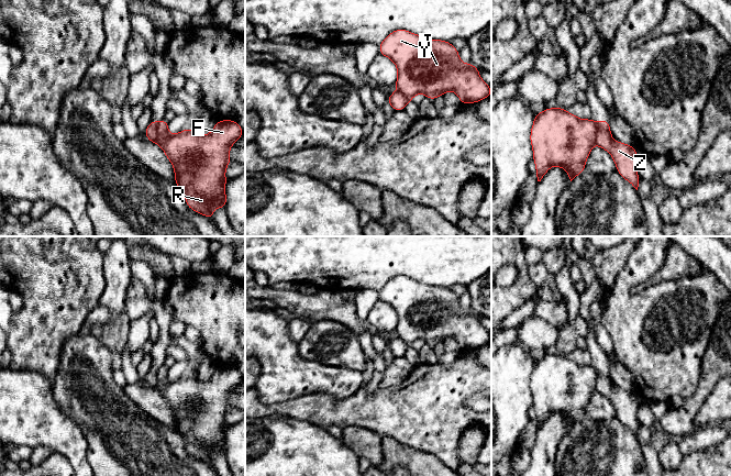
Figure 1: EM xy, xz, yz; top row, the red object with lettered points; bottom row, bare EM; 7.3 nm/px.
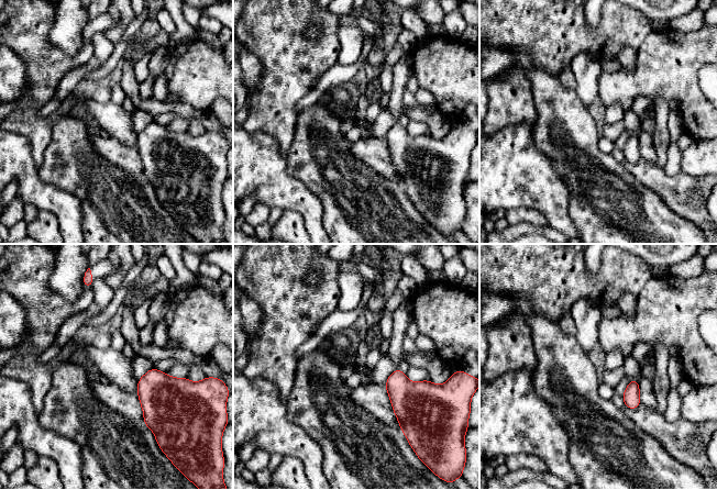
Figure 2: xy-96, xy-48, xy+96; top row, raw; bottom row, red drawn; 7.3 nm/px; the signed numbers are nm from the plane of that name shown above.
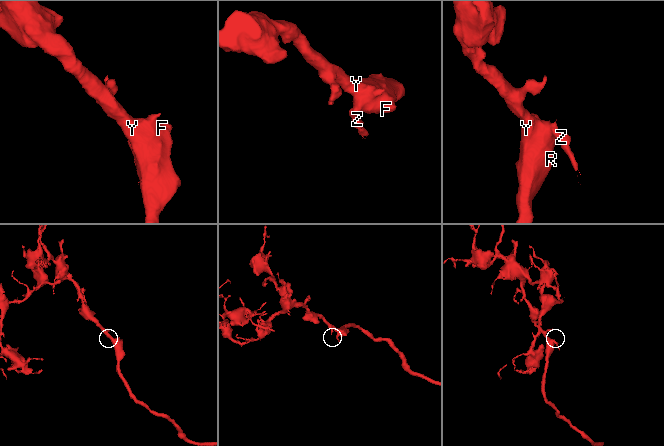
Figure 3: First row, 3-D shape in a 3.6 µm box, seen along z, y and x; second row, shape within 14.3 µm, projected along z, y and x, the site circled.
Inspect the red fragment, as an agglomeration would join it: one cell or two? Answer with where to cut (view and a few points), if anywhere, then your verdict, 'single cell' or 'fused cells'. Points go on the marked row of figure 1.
cut in xy along (157, 122), (157, 135), (161, 144); fused cells

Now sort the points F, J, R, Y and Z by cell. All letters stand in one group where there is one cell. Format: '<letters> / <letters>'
F J R Y / Z

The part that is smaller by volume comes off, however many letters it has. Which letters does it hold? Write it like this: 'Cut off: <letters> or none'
Cut off: Z

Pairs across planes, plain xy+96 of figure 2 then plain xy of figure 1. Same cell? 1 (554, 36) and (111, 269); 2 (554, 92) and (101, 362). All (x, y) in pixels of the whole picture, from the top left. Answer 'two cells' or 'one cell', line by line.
1: two cells
2: one cell

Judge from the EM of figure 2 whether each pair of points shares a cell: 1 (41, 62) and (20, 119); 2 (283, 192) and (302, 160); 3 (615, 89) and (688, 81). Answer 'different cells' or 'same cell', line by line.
1: same cell
2: different cells
3: same cell

